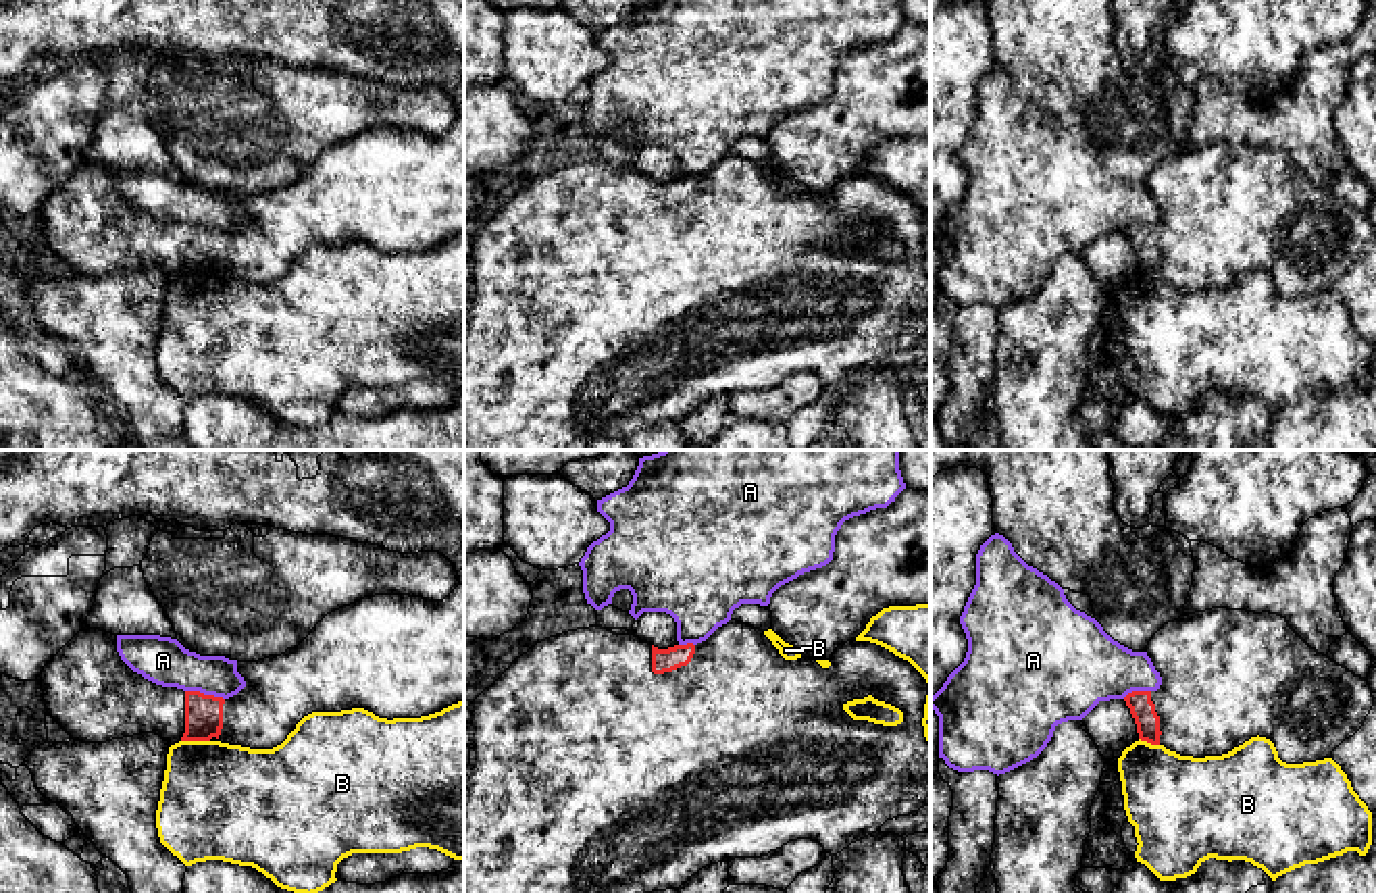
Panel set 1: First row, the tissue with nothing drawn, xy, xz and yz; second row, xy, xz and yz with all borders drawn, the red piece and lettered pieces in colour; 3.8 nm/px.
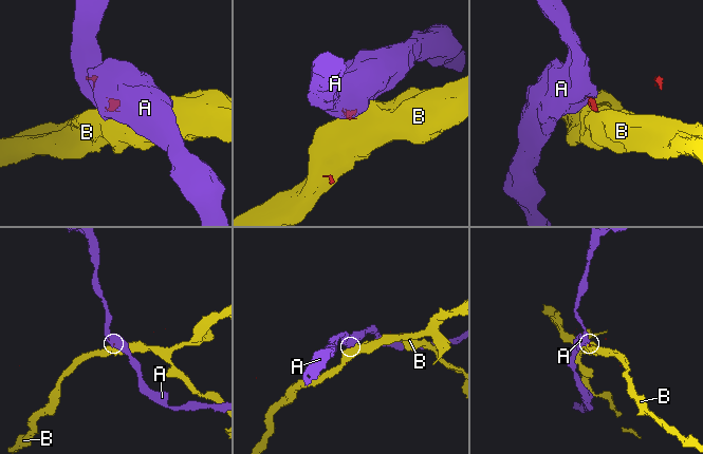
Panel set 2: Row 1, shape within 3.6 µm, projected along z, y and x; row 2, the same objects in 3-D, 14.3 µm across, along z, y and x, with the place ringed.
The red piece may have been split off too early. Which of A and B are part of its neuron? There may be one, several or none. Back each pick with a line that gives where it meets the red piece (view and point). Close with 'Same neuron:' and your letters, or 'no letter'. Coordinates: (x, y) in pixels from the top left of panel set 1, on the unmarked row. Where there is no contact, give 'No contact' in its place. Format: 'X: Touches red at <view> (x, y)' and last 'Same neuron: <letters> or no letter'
Same neuron: no letter

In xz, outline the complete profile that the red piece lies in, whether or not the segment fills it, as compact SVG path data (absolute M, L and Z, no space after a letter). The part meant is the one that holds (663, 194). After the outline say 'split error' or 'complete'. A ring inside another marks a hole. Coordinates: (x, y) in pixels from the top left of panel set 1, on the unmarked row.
M729 154L706 175L658 183L639 171L616 169L610 162L589 160L550 171L527 187L485 223L464 246L464 277L470 298L464 302L464 450L591 450L597 439L625 439L629 433L679 423L702 402L735 391L760 391L789 375L818 375L837 389L851 377L881 364L887 354L908 350L931 337L931 277L924 271L926 212L903 192L870 175L847 175L822 202L806 189L785 194L764 164ZM872 229L903 246L903 256L883 260L853 254L843 239Z; split error

